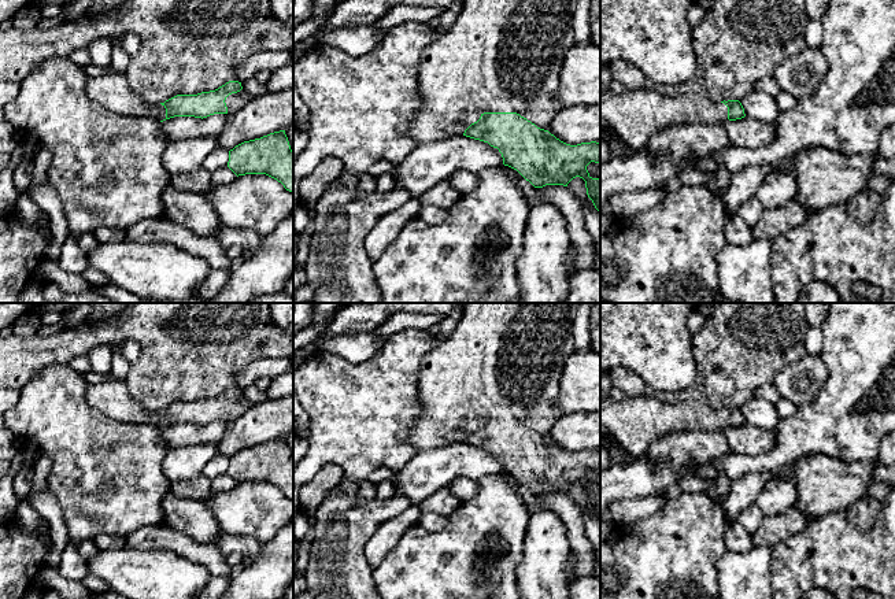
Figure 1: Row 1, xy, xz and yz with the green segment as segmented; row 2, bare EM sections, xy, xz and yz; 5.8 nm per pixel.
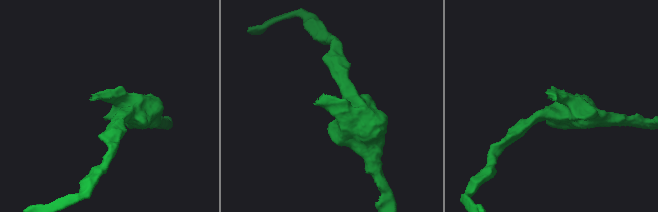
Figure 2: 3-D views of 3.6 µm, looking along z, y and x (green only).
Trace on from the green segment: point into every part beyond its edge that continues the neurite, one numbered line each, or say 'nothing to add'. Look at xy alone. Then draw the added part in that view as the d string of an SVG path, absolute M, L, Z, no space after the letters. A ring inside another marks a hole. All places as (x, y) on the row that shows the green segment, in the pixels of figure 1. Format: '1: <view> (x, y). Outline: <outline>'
1: xy (235, 102). Outline: M241 89L237 93L232 93L226 97L225 103L228 107L228 114L240 111L241 108L244 108L247 106L247 103L252 99L252 96L245 92L244 89Z

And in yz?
1: yz (633, 117). Outline: M629 90L600 95L600 130L611 130L632 151L646 148L650 137L665 127L726 122L728 107L698 93L661 95Z

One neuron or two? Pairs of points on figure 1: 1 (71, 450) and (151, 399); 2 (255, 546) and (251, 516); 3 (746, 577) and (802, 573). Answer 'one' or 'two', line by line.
1: two
2: two
3: two

